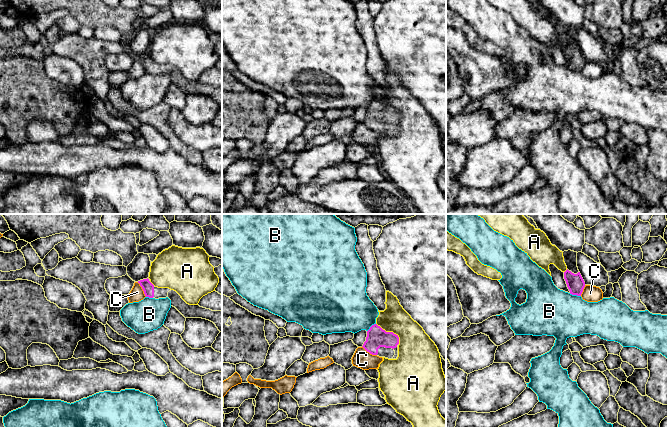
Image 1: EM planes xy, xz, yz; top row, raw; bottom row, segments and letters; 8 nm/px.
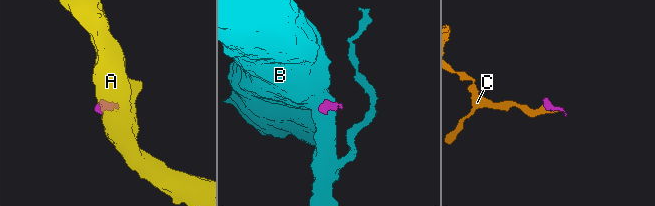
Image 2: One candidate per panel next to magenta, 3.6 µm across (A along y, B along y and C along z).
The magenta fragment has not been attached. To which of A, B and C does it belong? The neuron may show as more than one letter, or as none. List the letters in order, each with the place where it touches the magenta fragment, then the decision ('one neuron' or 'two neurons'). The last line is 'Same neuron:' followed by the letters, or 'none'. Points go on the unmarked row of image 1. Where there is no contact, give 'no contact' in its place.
A: xz (390, 108) | two neurons
B: yz (575, 70) | two neurons
C: xy (142, 64) | two neurons
Same neuron: none

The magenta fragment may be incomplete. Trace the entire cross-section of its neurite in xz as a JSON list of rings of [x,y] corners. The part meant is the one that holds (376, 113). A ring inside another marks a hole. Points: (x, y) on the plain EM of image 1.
[[[374,100],[367,107],[366,117],[362,123],[372,131],[393,135],[394,125],[398,120],[398,111],[393,108],[386,108],[380,102]]]

